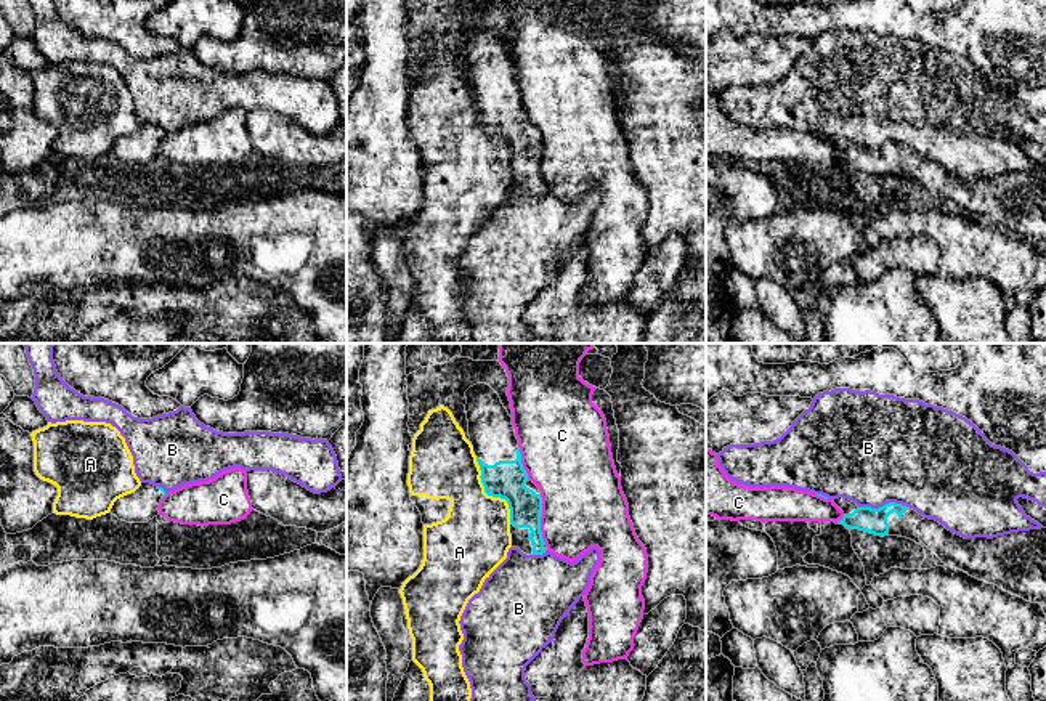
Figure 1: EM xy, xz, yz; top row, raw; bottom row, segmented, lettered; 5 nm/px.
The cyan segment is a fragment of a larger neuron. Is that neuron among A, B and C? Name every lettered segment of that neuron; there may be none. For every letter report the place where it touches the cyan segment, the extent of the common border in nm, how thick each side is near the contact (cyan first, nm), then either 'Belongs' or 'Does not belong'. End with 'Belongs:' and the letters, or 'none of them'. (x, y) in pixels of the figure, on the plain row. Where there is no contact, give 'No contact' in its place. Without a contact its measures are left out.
A: Touches cyan at xz (490, 135). Shared border 380 nm. Thickness 190 nm (cyan) against 360 nm. Does not belong
B: Touches cyan at yz (883, 146). Shared border 240 nm. Thickness 130 nm (cyan) against 480 nm. Does not belong
C: Touches cyan at xz (539, 161). Shared border 240 nm. Thickness 180 nm (cyan) against 420 nm. Does not belong
Belongs: none of them

